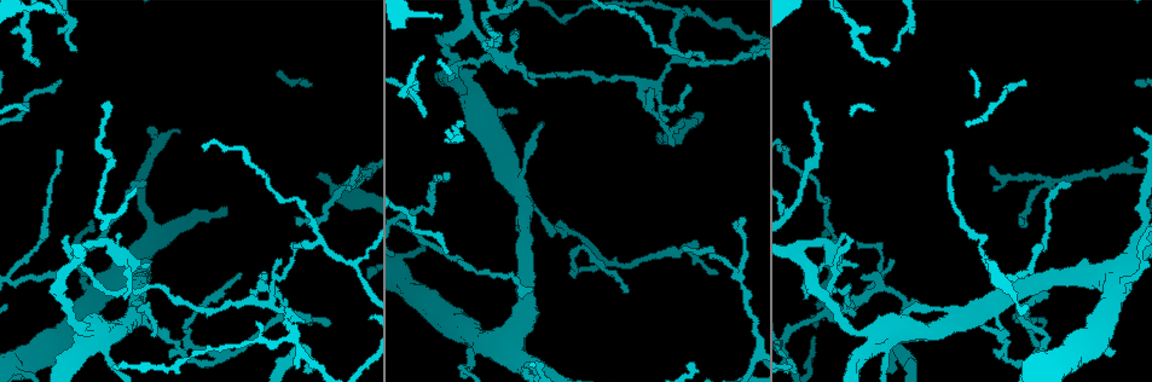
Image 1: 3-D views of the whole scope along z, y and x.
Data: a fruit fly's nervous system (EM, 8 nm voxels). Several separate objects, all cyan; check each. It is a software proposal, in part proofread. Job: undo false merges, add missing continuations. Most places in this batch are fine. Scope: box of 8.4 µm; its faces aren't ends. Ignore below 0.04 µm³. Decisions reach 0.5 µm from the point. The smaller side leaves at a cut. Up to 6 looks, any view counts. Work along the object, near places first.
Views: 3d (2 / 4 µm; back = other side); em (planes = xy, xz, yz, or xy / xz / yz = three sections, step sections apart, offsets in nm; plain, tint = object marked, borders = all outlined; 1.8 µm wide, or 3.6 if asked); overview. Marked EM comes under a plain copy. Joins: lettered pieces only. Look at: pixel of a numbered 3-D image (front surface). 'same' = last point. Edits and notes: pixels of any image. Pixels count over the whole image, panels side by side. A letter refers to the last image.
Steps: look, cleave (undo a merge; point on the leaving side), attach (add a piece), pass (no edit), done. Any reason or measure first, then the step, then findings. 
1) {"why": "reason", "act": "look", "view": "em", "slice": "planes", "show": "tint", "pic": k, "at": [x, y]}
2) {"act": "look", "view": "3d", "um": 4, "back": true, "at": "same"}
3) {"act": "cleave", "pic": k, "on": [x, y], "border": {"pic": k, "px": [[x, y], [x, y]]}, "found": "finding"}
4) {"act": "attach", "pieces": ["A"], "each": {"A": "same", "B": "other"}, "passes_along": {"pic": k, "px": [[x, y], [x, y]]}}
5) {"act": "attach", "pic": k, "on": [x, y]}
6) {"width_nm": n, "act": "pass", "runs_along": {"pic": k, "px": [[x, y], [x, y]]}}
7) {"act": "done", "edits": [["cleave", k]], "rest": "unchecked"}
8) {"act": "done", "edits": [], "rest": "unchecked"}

{"act": "look", "view": "em", "slice": "planes", "show": "borders", "pic": 1, "at": [358, 185]}

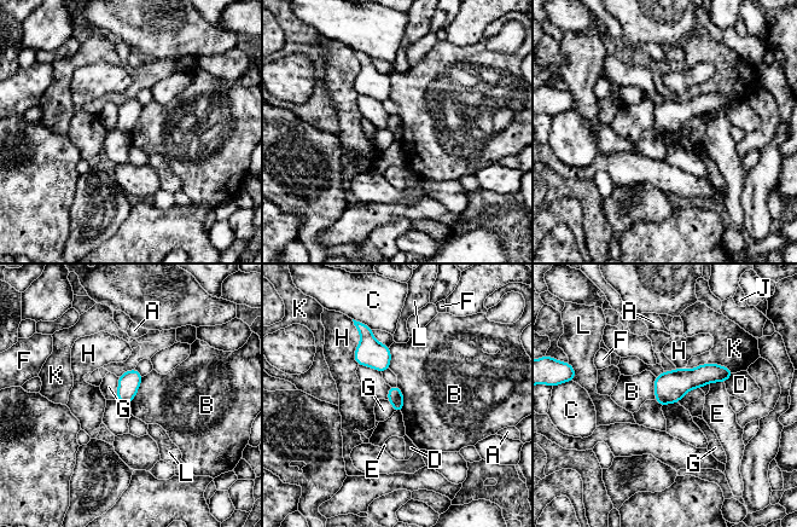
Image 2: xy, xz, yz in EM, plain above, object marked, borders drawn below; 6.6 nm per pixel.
{"longest_contact_nm": ["H", 260], "act": "pass", "each": {"A": "other", "B": "other", "C": "other", "D": "other", "E": "other", "F": "other", "G": "other", "H": "other", "J": "other", "K": "other", "L": "other"}, "border": {"pic": 2, "px": [[144, 376], [134, 398], [128, 404]]}, "found": "continuous, no second neuron"}

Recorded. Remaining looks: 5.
{"why": "branch stops here", "act": "look", "view": "em", "slice": "planes", "show": "borders", "pic": 1, "at": [1021, 217]}

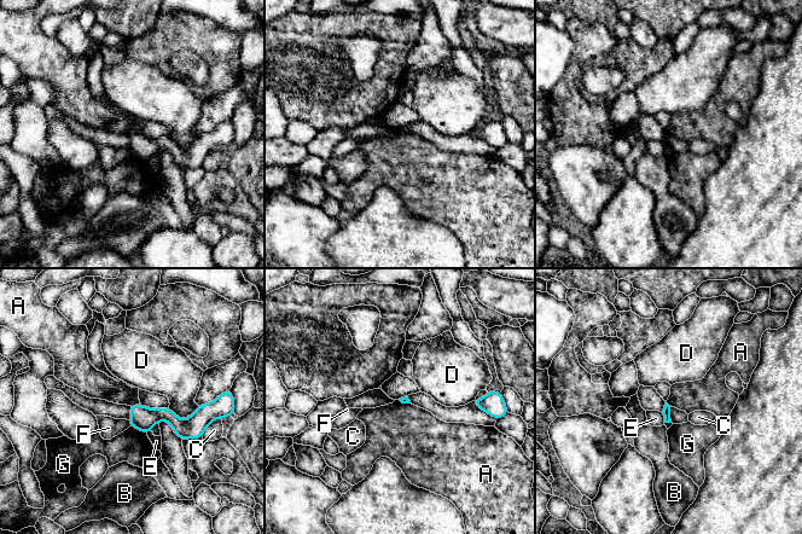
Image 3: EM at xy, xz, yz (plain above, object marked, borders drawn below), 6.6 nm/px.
{"act": "pass", "each": {"A": "other", "B": "other", "C": "other", "D": "other", "E": "other", "F": "other", "G": "other"}, "border": {"pic": 3, "px": [[140, 404], [131, 406]]}, "found": "no lettered piece goes on from it"}

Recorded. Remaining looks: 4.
{"why": "branch point", "act": "look", "view": "3d", "um": 2, "pic": 1, "at": [861, 296]}

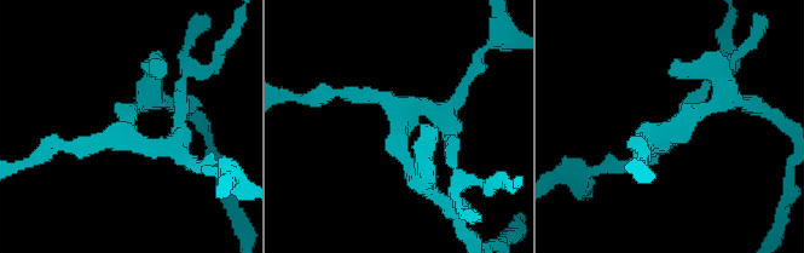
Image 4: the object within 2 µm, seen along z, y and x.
{"why": "need the tissue", "act": "look", "view": "em", "um": 3.6, "slice": "xy", "step": 4, "show": "tint", "pic": 4, "at": [398, 132]}

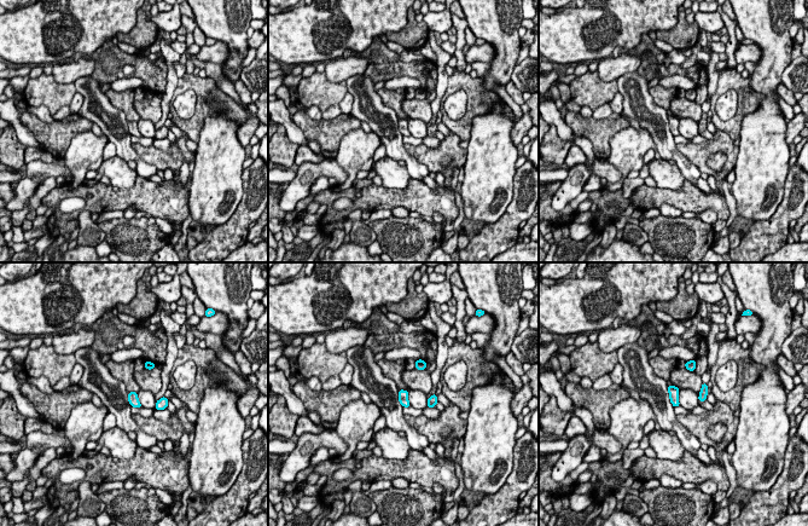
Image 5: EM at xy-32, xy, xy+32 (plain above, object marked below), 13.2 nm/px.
{"why": "cut it another way", "act": "look", "view": "em", "um": 3.6, "slice": "planes", "show": "borders", "at": "same"}

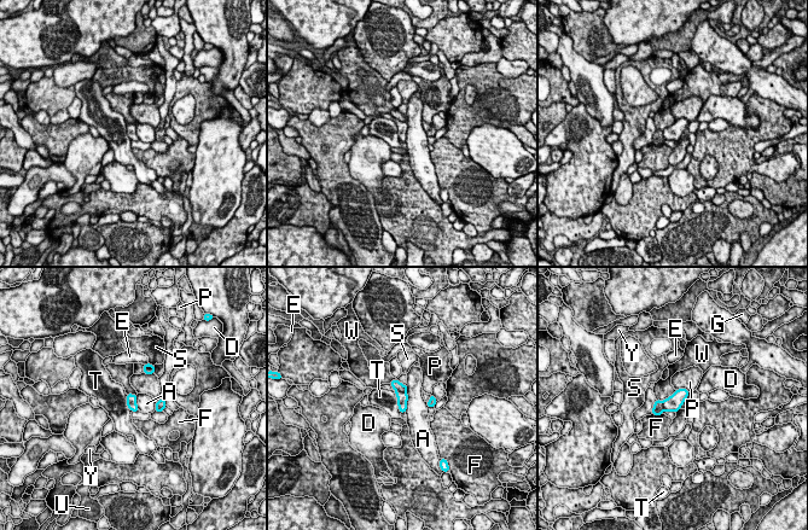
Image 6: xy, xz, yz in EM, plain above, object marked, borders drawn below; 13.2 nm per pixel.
{"act": "cleave", "pic": 6, "on": [402, 397], "each": {"A": "other", "D": "other", "E": "other", "F": "other", "G": "other", "P": "other", "S": "other", "T": "other", "U": "other", "W": "other", "Y": "other"}, "found": "a second neuron is stuck on"}

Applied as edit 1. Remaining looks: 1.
{"act": "done", "edits": [["cleave", 6]], "rest": "unchecked"}

